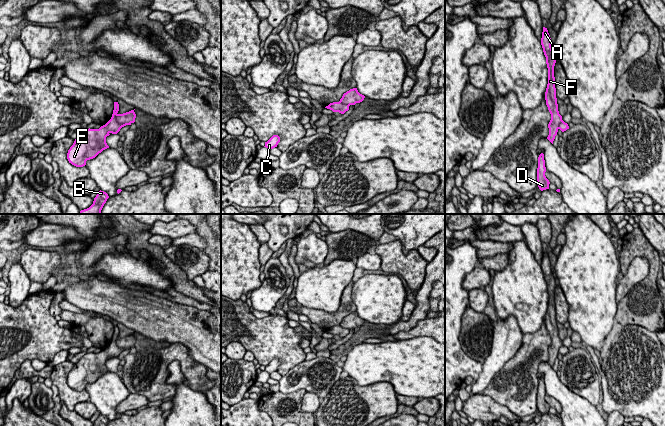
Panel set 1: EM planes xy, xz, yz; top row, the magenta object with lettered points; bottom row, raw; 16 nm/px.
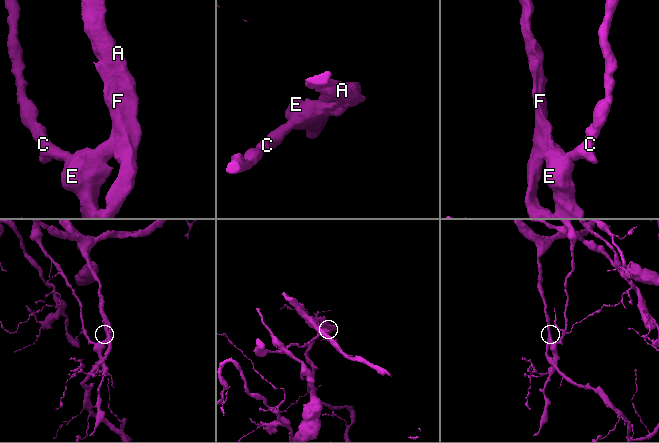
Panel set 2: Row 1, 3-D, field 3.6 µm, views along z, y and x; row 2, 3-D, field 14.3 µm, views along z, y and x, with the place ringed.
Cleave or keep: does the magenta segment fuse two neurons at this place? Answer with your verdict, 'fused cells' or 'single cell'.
fused cells

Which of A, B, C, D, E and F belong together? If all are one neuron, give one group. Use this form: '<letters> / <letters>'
A B D F / C E

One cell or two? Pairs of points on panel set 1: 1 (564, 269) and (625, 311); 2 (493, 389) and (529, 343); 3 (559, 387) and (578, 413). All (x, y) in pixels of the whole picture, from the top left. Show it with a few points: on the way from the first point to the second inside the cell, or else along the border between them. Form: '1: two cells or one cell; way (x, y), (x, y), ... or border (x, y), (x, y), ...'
1: two cells; border (618, 303), (614, 316)
2: one cell; way (505, 379), (529, 355)
3: one cell; way (561, 393), (574, 407)

